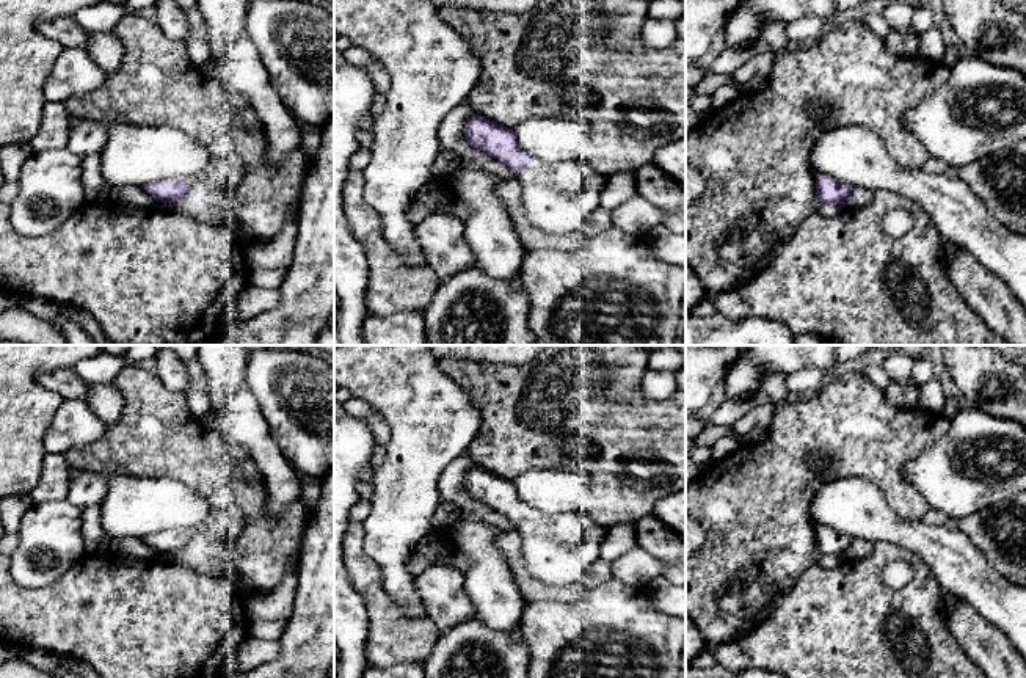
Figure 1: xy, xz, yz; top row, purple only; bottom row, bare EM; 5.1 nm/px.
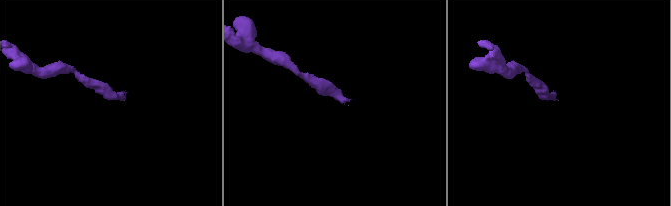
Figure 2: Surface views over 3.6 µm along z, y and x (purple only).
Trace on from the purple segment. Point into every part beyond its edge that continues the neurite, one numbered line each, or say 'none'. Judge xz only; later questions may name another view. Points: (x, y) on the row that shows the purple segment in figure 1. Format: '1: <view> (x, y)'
1: xz (557, 198)

